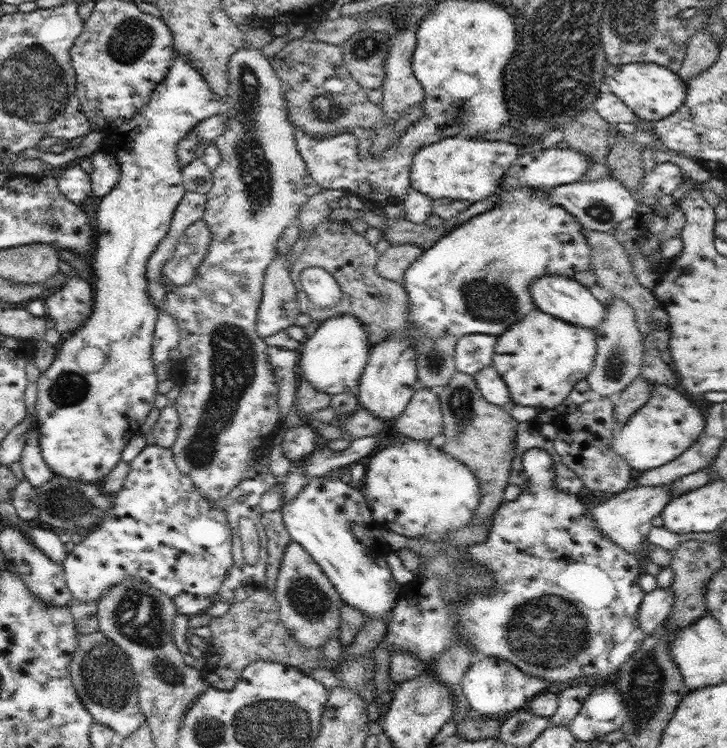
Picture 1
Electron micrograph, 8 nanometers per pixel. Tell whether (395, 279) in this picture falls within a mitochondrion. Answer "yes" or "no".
no

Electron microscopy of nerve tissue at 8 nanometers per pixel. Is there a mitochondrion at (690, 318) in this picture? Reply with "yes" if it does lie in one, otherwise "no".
no

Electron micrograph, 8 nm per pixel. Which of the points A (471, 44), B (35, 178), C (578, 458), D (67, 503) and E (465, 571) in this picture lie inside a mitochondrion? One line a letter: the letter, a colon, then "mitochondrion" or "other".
A: other
B: other
C: other
D: mitochondrion
E: mitochondrion

